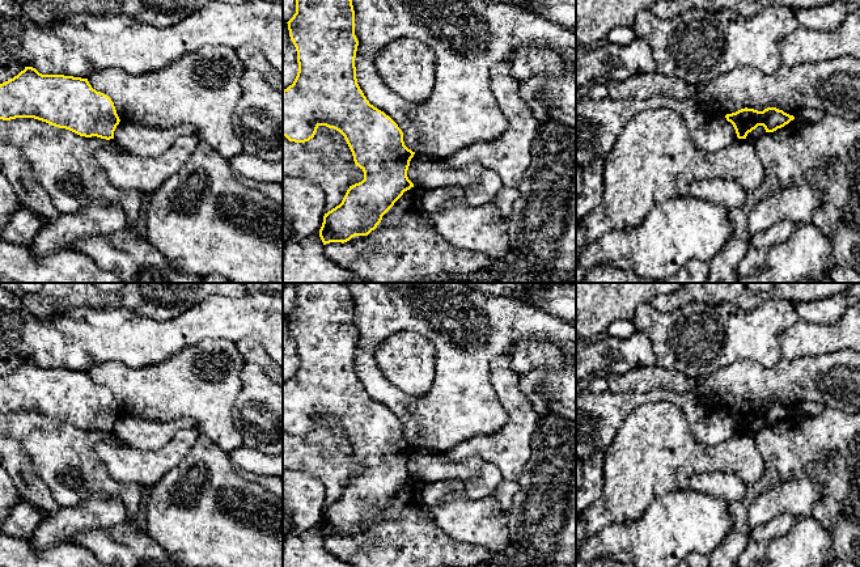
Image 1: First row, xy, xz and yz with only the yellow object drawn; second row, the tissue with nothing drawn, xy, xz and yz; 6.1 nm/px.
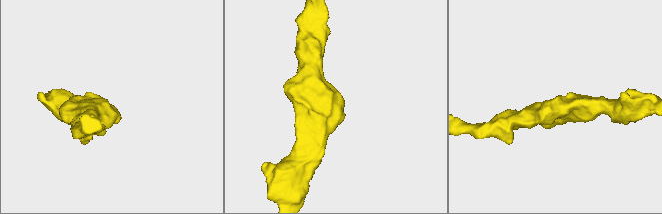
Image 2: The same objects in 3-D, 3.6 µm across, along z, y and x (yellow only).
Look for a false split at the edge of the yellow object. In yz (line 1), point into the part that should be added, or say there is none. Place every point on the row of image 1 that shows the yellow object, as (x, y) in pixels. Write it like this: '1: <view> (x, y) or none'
1: none

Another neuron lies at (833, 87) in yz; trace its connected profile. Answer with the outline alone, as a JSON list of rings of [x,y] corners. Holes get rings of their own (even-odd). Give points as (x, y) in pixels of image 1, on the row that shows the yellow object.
[[[842,56],[793,67],[781,64],[771,75],[751,67],[736,68],[708,82],[696,85],[695,100],[724,115],[745,107],[758,111],[776,107],[795,118],[805,109],[814,109],[825,115],[857,119],[860,118],[860,58]]]

